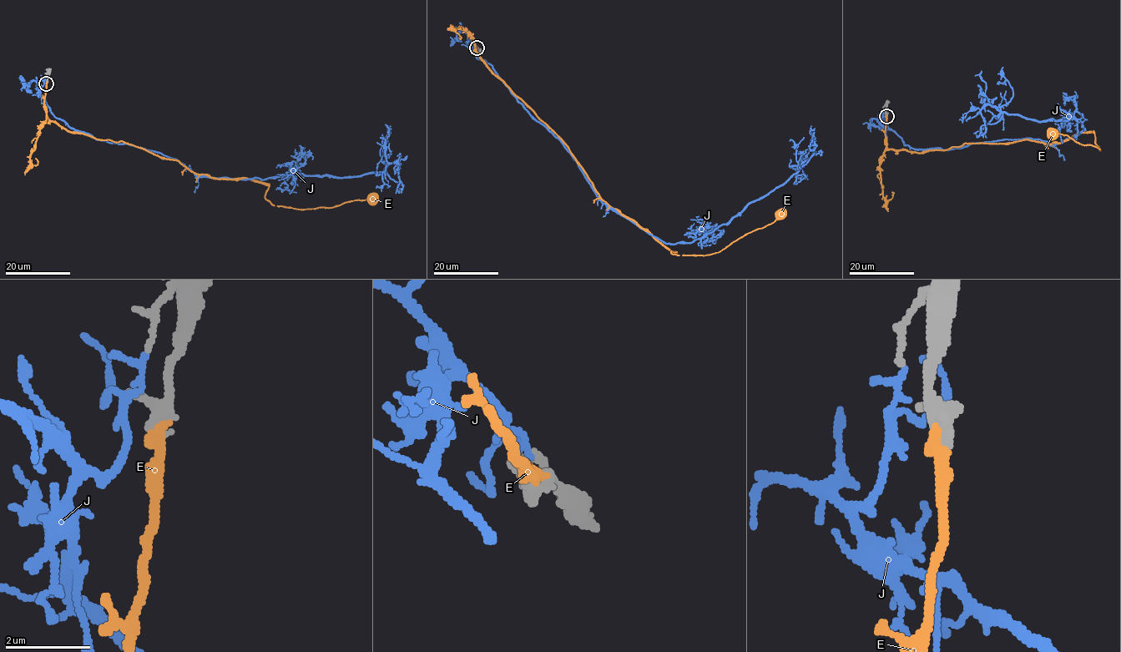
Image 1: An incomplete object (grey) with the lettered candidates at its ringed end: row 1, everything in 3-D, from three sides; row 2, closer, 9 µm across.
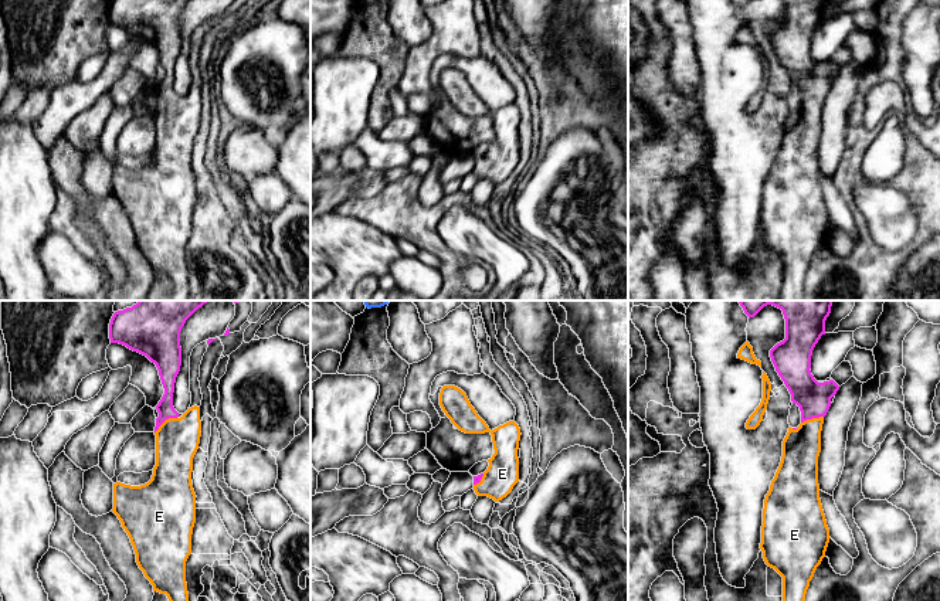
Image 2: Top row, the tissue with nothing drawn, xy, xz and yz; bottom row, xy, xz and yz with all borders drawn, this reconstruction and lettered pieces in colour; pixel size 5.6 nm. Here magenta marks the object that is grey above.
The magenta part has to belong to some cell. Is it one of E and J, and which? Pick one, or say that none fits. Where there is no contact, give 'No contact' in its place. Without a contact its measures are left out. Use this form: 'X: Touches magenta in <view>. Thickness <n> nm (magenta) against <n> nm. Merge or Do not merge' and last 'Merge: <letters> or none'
E: Touches magenta in xy. Thickness 90 nm (magenta) against 240 nm. Merge
J: No contact. Do not merge
Merge: E

